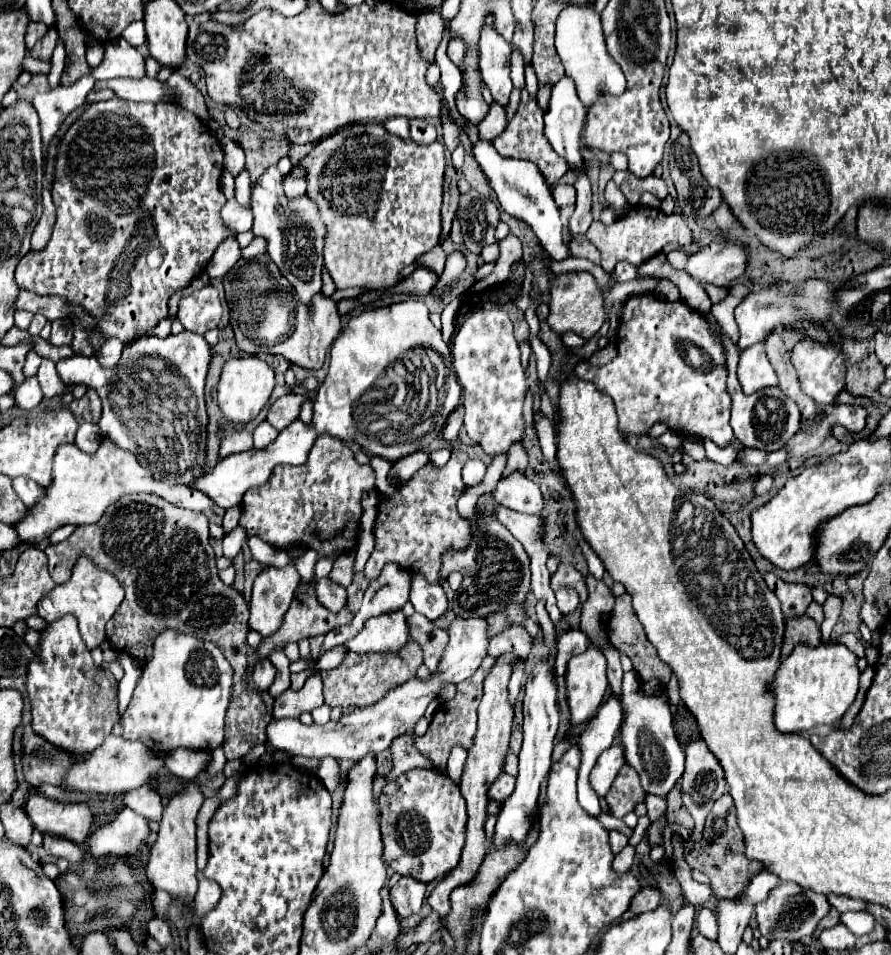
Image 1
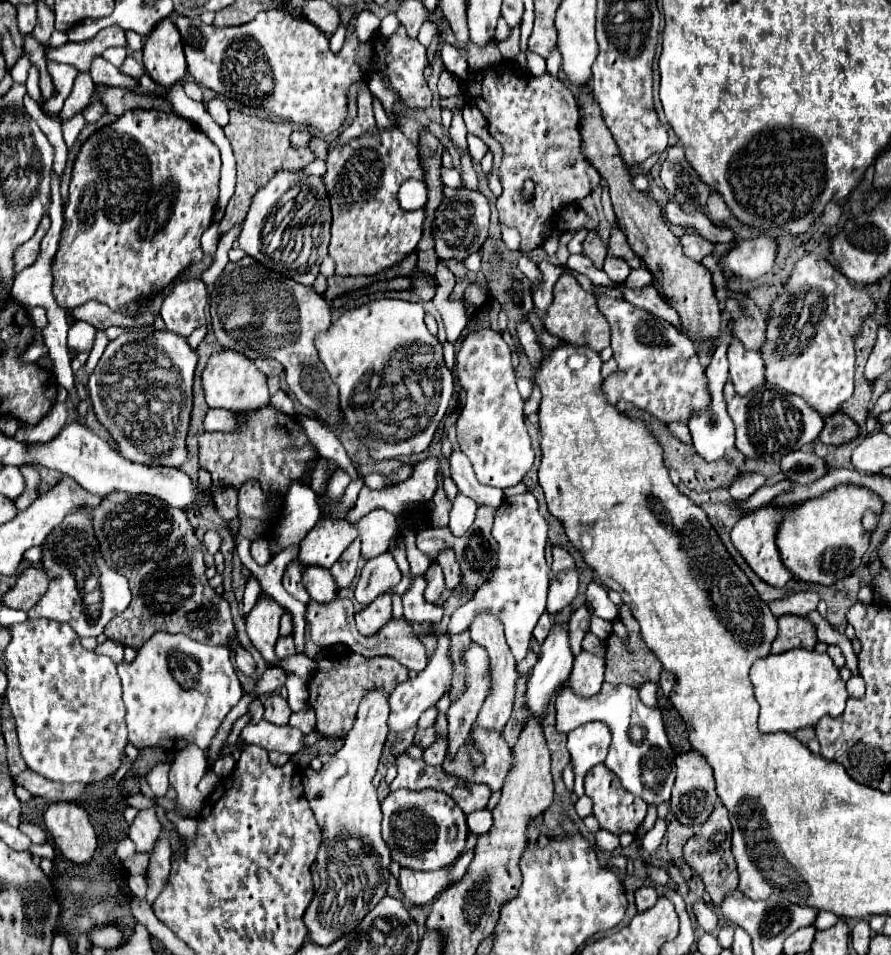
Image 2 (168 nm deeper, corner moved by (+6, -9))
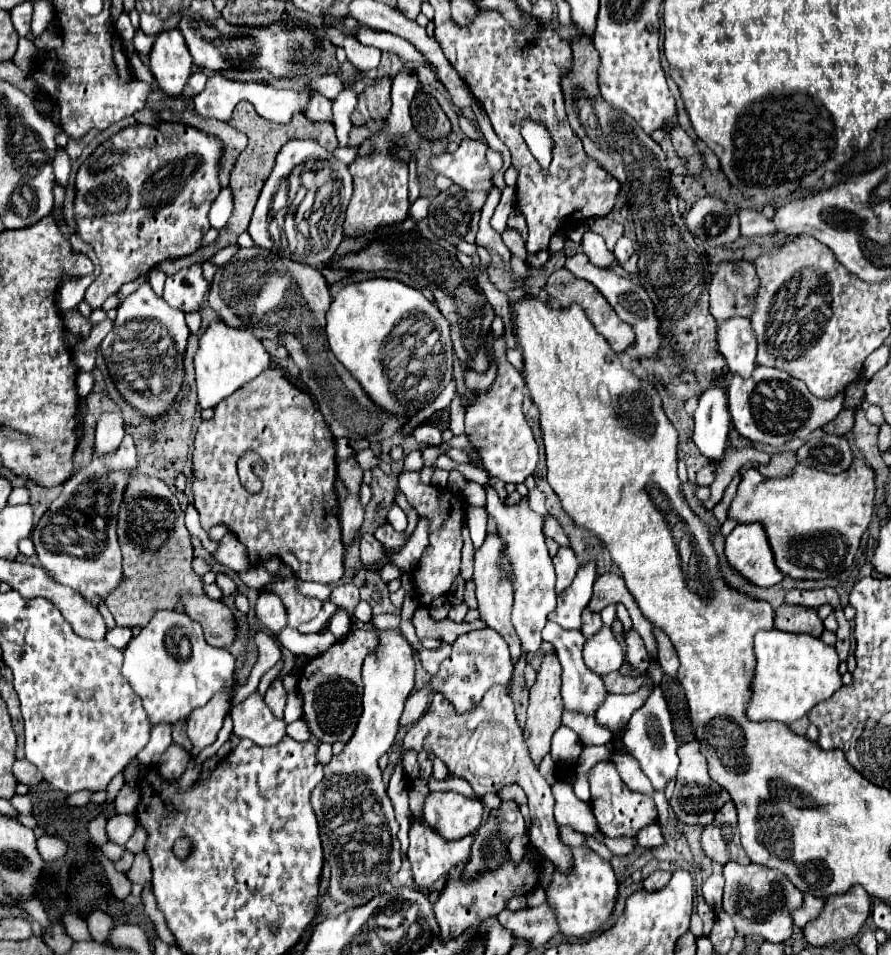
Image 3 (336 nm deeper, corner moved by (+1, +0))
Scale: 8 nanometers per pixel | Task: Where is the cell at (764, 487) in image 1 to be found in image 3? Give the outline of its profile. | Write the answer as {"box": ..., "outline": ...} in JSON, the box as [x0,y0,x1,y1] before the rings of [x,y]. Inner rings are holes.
{"box":[703,444,769,510],"outline":[[[733,444],[727,446],[723,458],[715,464],[715,480],[711,482],[711,496],[709,500],[703,502],[703,508],[713,510],[713,506],[717,506],[723,498],[723,490],[727,488],[727,484],[731,482],[731,478],[745,466],[745,464],[767,464],[769,462],[769,454],[765,450],[757,450],[757,448],[737,448]]]}

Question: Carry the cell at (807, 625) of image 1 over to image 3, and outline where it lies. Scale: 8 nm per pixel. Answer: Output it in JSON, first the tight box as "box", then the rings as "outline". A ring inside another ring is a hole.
{"box":[775,604,823,636],"outline":[[[783,604],[775,610],[775,626],[785,632],[807,632],[811,636],[821,636],[823,620],[819,618],[815,608],[803,608],[803,606],[791,606]]]}

